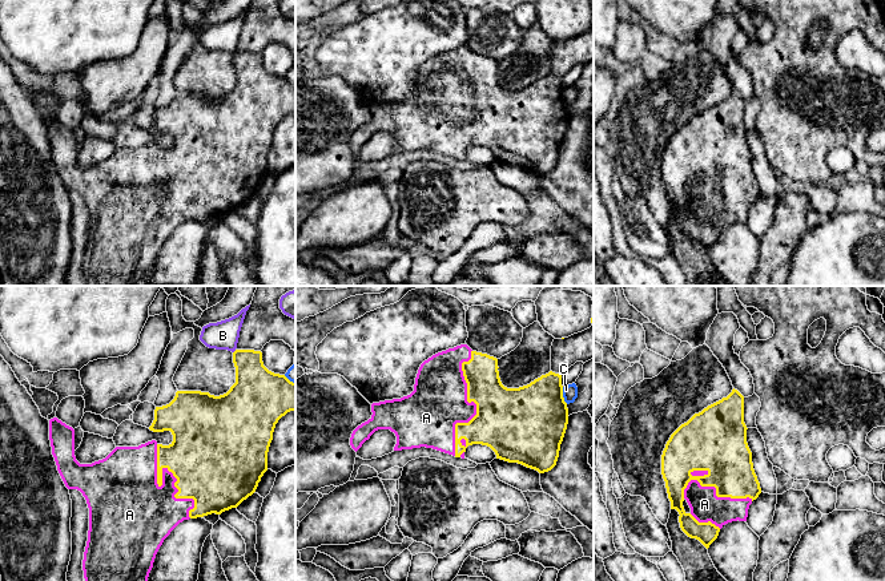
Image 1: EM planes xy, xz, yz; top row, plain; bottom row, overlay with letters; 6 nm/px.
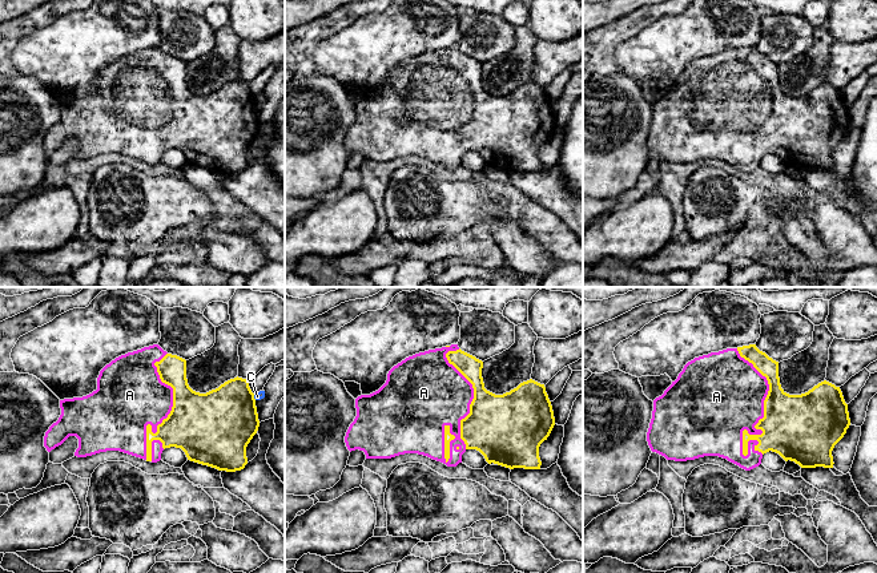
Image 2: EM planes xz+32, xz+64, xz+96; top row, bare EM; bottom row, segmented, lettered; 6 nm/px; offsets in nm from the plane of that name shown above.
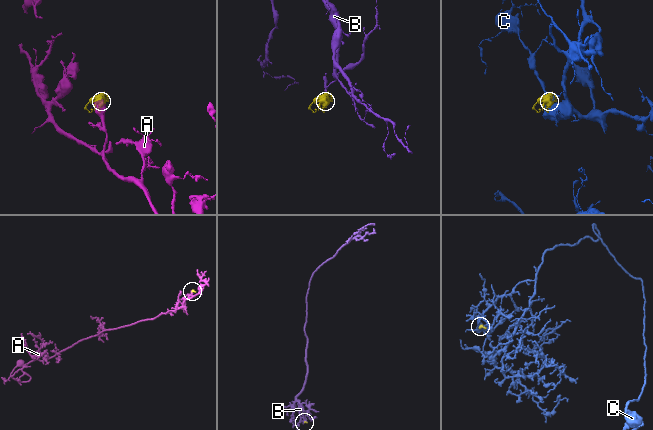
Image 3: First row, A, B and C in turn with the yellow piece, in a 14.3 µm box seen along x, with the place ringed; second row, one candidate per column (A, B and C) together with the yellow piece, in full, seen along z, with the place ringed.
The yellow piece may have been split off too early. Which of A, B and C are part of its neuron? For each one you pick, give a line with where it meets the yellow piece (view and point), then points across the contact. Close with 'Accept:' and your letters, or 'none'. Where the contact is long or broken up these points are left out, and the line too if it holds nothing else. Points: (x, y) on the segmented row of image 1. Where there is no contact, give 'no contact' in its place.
A: meets yellow in xy at (168, 469)
Accept: A

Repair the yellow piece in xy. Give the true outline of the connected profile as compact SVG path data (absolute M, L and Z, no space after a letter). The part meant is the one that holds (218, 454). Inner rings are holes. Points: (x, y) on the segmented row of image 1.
M236 350L233 352L233 363L236 367L236 383L226 394L214 396L209 392L201 391L177 391L174 399L169 404L156 407L154 420L149 429L153 432L170 431L173 435L173 441L169 445L162 445L156 440L152 440L138 447L116 447L102 460L92 464L80 464L75 456L75 429L57 417L49 420L49 440L57 471L68 489L77 489L83 493L89 508L88 541L83 560L85 581L148 581L160 546L180 523L189 519L204 517L212 513L221 515L225 511L237 508L244 500L256 492L261 477L267 471L267 452L273 440L275 424L287 412L295 411L295 383L290 382L285 375L269 371L264 366L261 351Z

